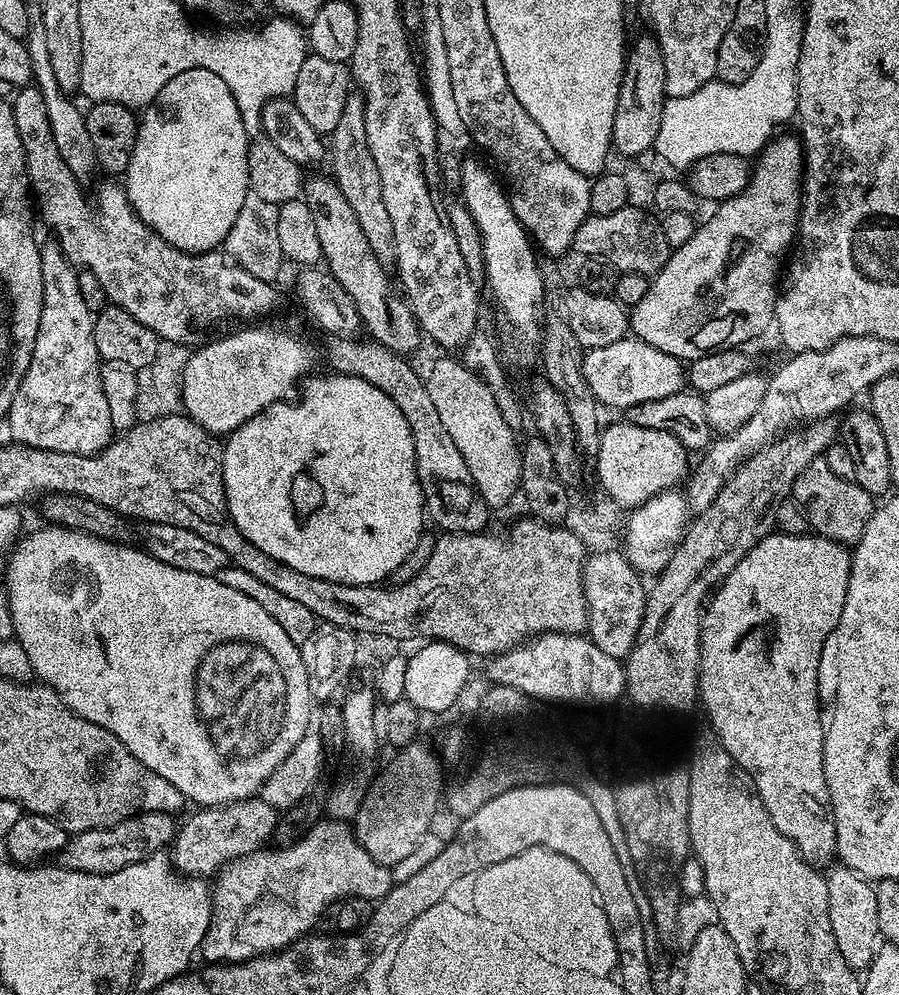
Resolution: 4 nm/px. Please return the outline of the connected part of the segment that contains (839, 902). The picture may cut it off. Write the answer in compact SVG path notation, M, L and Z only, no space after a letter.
M843 866L833 867L827 873L826 879L830 902L830 930L834 930L838 951L841 952L842 958L846 958L850 967L866 970L871 966L872 958L878 951L876 940L881 939L878 926L878 898L873 881L866 880L854 869Z

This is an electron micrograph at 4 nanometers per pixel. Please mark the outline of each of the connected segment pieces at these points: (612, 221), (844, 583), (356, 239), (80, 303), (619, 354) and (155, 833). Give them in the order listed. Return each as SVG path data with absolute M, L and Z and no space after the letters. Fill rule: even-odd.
M625 207L609 216L590 214L574 234L571 251L581 252L581 257L595 258L611 265L617 273L640 272L651 277L659 273L667 262L670 249L660 230L657 217L642 208Z
M773 534L762 538L730 570L730 574L721 580L718 587L711 593L706 607L700 618L700 674L708 678L712 675L712 693L708 696L708 720L713 734L721 740L724 748L730 749L734 762L739 766L756 788L756 793L762 798L774 826L794 842L798 854L807 864L821 870L827 869L833 863L836 856L836 823L830 806L830 790L826 786L826 774L824 773L824 729L825 721L820 720L820 659L822 658L822 646L826 638L838 626L838 618L842 618L842 606L846 602L846 590L850 582L850 570L852 569L852 552L838 541L832 541L828 537L817 534L810 536L779 536ZM774 650L774 660L768 662L768 652Z
M309 177L305 181L302 193L302 199L313 215L323 261L332 277L339 282L344 292L350 295L365 331L368 330L367 333L373 339L400 355L413 353L416 350L412 345L412 325L416 322L415 316L401 299L398 301L392 296L389 297L390 282L385 265L380 264L377 256L369 250L369 243L361 231L358 218L355 217L350 202L343 197L335 179L326 178Z
M55 242L40 244L40 261L42 262L42 318L38 326L38 338L34 342L34 350L30 358L30 366L22 378L18 390L14 394L14 402L10 406L7 418L13 431L15 443L25 444L31 448L41 448L42 450L58 450L66 454L82 454L83 456L95 456L104 451L114 439L114 429L110 422L110 406L106 406L106 394L102 394L102 378L100 377L100 365L102 359L95 348L95 338L93 336L94 312L88 309L88 300L84 297L84 292L80 289L80 280L76 265L71 264L66 258L66 254Z
M623 338L608 346L590 349L584 354L584 377L601 405L627 410L635 404L670 397L683 391L686 370L676 356L635 338Z
M144 812L140 816L131 816L129 820L123 820L120 824L109 828L95 828L75 833L58 853L59 867L86 874L114 874L134 862L142 862L150 858L150 854L165 851L177 837L178 824L172 820L175 819L166 812Z

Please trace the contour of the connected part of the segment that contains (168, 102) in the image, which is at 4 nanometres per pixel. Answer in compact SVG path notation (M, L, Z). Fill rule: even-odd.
M201 68L186 70L183 74L177 74L175 78L170 78L170 82L166 82L166 86L162 86L162 90L158 90L155 98L147 108L143 109L138 121L139 128L133 146L133 154L126 171L128 203L136 211L141 222L153 228L167 244L173 244L178 250L195 254L219 249L223 245L224 239L230 234L230 226L234 226L234 218L238 218L238 210L242 210L242 202L246 202L250 191L248 187L250 133L246 130L246 126L242 126L242 114L238 110L238 102L234 102L234 94L230 94L230 86L226 86L226 82L222 82L222 78L218 78L218 74L210 74L210 70Z

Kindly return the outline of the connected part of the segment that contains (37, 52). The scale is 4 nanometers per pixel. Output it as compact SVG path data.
M39 22L33 23L31 31L27 34L26 43L33 68L34 84L40 89L44 99L46 118L50 122L54 146L58 146L58 154L62 156L62 162L66 162L72 177L82 186L88 186L96 174L98 175L98 167L93 141L89 131L86 130L85 113L72 101L75 99L69 93L62 91L58 86L58 81L54 79L54 69L50 66L50 50L46 50L46 34Z

